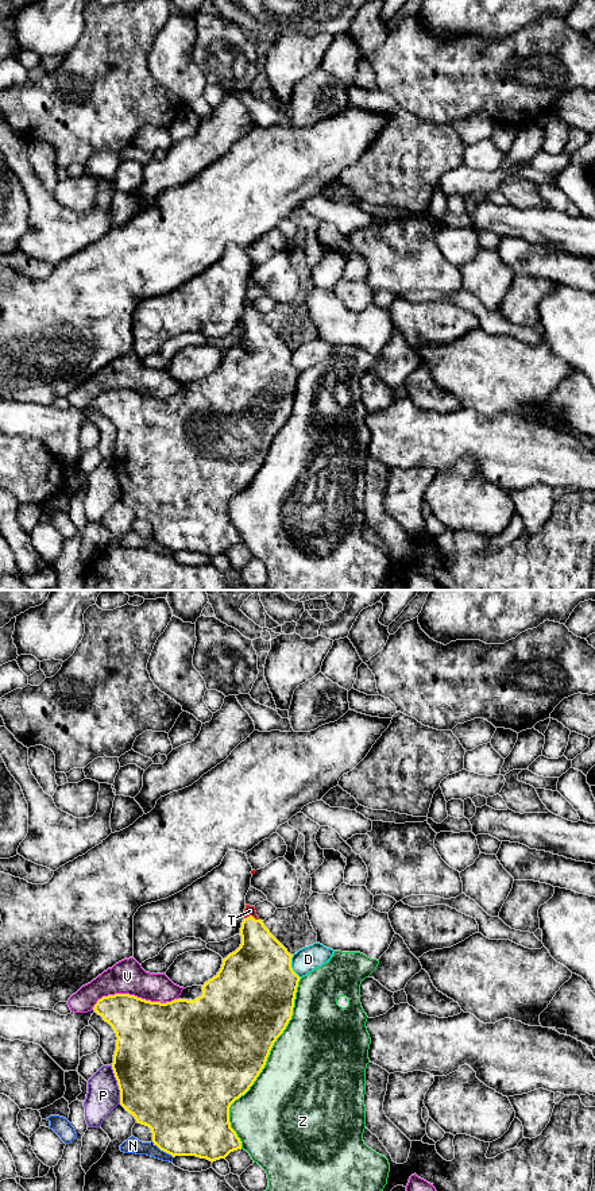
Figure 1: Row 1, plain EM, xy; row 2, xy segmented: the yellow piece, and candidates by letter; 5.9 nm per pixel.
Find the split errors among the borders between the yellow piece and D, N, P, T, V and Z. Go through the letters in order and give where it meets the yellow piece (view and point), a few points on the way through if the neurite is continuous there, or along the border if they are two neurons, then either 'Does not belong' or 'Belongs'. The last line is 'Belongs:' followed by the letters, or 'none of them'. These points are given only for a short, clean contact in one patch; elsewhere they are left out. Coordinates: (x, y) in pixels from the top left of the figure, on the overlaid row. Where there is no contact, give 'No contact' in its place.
D: Touches yellow at xy (290, 967). Does not belong
N: Touches yellow at xy (162, 1149). Does not belong
P: Touches yellow at xy (118, 1084). Does not belong
T: Touches yellow at xy (251, 916). Path across: xy (261, 956), (251, 927), (251, 916), (250, 910). Belongs
V: Touches yellow at xy (132, 995). Does not belong
Z: Touches yellow at xy (265, 1064). Does not belong
Belongs: T

